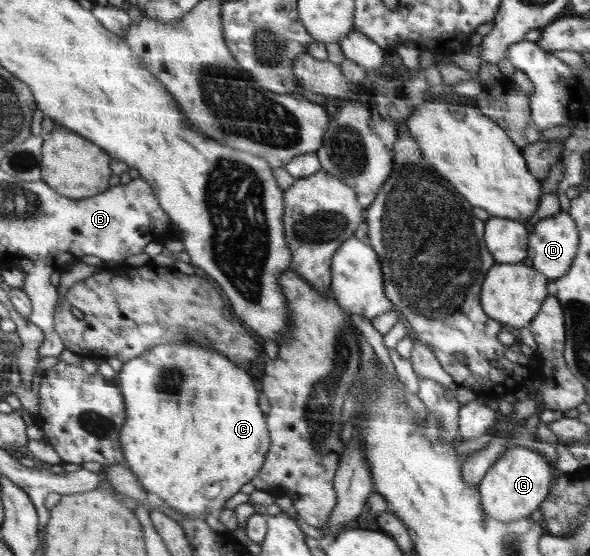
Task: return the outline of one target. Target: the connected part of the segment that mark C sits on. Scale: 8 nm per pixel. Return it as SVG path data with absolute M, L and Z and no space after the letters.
M182 341L181 343L164 343L163 345L153 347L151 350L145 351L135 359L131 359L124 363L120 372L118 372L118 387L120 391L125 391L124 404L129 407L129 423L125 424L125 431L121 432L120 443L125 443L125 461L129 465L129 470L135 474L140 486L149 494L157 494L167 505L171 505L175 511L185 513L191 516L204 517L208 513L218 512L223 505L241 491L241 487L255 478L260 470L263 469L264 461L267 458L269 447L269 433L265 425L265 415L259 409L259 393L255 393L255 385L253 379L249 379L249 375L241 369L241 366L233 365L229 359L223 359L221 355L207 351L200 345L192 341Z

